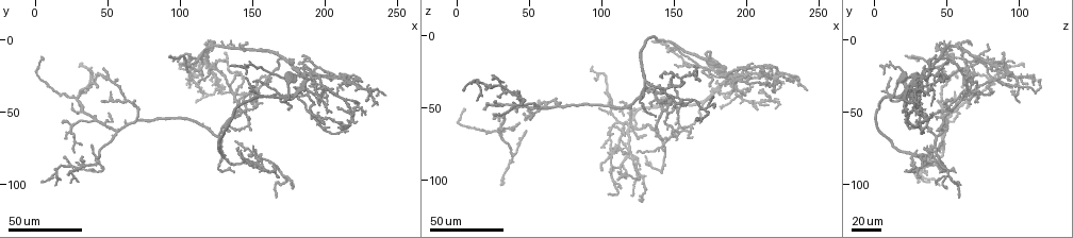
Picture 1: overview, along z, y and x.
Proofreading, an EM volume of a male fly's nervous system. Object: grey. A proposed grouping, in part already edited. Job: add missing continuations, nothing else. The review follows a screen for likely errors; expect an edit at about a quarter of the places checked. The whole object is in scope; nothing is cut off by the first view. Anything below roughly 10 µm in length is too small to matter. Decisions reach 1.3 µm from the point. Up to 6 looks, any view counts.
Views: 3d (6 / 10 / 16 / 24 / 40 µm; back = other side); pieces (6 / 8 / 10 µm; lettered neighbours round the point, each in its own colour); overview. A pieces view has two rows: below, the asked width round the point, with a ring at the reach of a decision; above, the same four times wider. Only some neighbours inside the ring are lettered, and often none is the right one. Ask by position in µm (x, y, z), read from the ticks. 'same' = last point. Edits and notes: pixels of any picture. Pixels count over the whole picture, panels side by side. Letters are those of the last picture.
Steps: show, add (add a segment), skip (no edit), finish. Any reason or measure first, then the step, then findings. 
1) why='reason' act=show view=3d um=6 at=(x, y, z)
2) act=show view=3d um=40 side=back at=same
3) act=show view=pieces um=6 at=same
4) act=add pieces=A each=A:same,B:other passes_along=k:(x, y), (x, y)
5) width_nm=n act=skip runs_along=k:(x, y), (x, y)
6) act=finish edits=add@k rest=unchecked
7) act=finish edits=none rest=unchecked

why='long arm stops here' act=show view=3d um=24 at=(98, 16, 50)

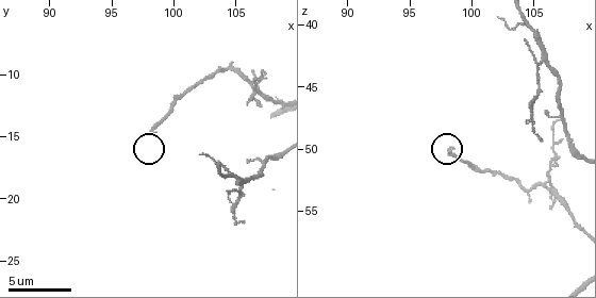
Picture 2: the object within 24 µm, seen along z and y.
why='see the neighbours' act=show view=pieces um=8 at=(98.2, 14.6, 49.8)

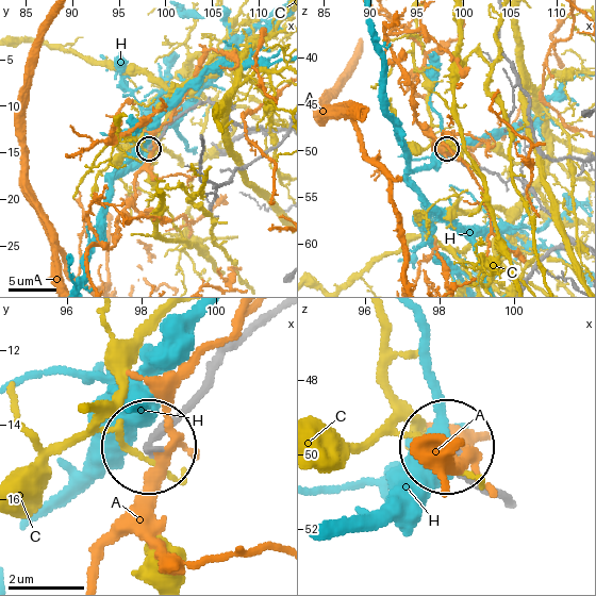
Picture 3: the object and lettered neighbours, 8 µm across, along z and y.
act=skip each=A:other,C:other,H:other found='no lettered segment goes on from it'

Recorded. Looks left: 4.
why='an open end' act=show view=3d um=24 at=(108, 26, 68)

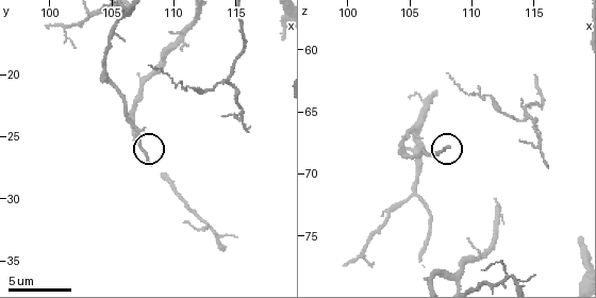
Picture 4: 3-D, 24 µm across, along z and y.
why='see the neighbours' act=show view=pieces um=10 at=(108.0, 27.0, 67.8)

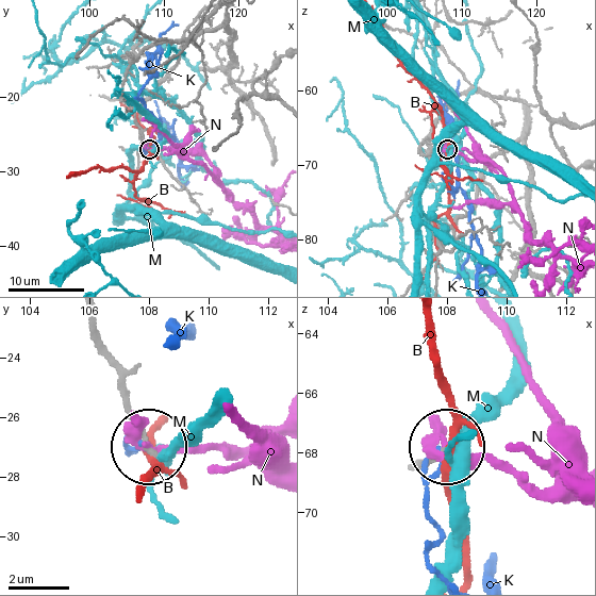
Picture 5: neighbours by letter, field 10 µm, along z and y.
width_nm=170 act=skip each=B:other,K:other,M:other,N:other found='no lettered segment goes on from it'

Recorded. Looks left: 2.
why='end of a long branch' act=show view=3d um=24 at=(114, 30, 48)

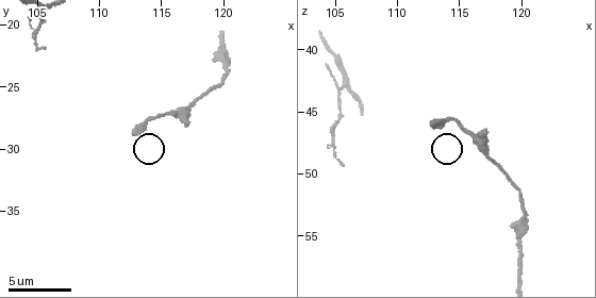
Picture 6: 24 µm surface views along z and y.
act=show view=pieces um=6 at=(113.0, 28.6, 45.8)

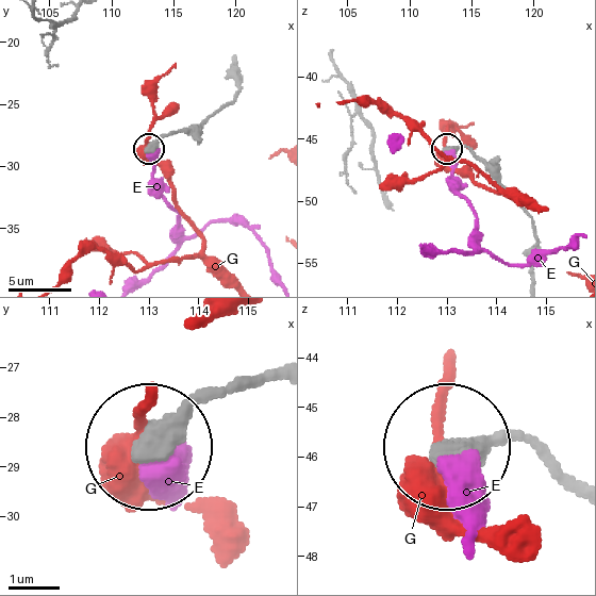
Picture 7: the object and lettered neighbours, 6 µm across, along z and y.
act=skip each=E:other,G:other runs_along=7:(532, 278), (535, 230), (530, 217), (469, 150), (448, 147) found='none of them fits'

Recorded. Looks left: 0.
act=finish edits=none rest=unchecked

